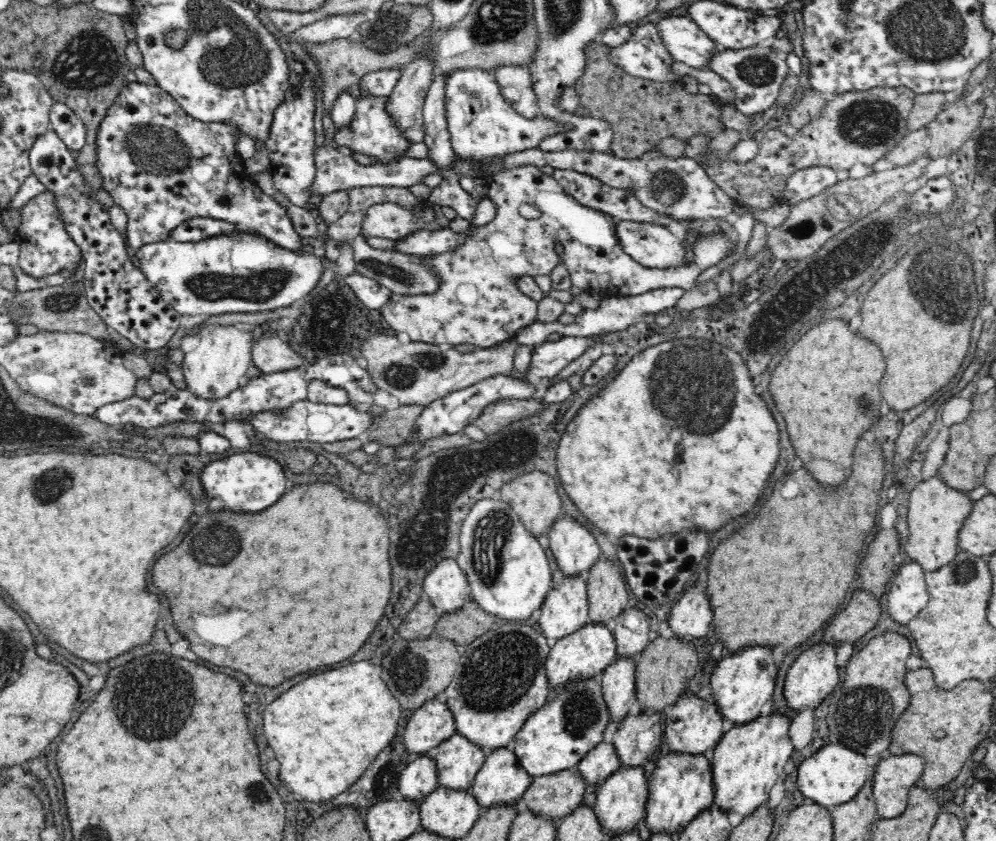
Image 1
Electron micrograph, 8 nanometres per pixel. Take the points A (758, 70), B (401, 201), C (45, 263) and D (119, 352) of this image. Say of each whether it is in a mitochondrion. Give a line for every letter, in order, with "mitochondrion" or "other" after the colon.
A: mitochondrion
B: other
C: other
D: other

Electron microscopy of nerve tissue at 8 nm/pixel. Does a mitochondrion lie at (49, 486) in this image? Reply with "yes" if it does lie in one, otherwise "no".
yes

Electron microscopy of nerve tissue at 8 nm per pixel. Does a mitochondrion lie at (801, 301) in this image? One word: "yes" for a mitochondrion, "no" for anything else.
yes

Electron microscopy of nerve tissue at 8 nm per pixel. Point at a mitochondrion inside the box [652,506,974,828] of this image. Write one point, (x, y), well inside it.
(862, 716)

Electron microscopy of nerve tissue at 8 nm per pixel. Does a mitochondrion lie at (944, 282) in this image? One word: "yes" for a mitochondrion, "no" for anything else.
yes

